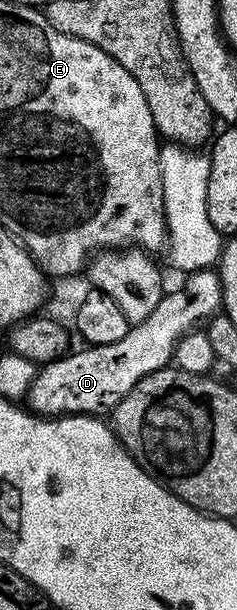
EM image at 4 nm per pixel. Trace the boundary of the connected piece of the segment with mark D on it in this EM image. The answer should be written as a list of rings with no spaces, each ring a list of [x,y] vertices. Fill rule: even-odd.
[[[199,270],[185,276],[186,284],[178,295],[178,304],[170,307],[169,298],[163,297],[156,309],[145,319],[135,322],[120,341],[112,345],[87,346],[87,351],[75,355],[63,354],[49,360],[46,367],[37,372],[32,385],[24,396],[29,410],[43,417],[64,415],[93,415],[102,417],[113,412],[122,398],[137,387],[139,381],[167,366],[174,358],[175,347],[185,327],[190,327],[194,319],[209,320],[220,311],[220,280],[217,270]]]

